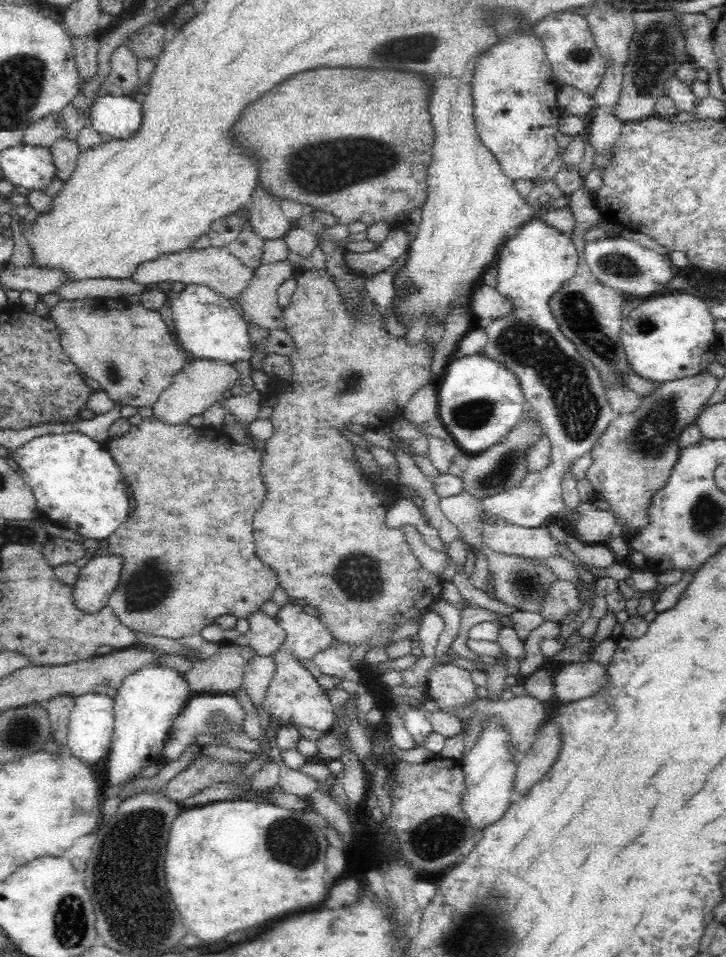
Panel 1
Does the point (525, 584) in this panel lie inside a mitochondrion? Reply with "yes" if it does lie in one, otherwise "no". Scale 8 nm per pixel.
yes

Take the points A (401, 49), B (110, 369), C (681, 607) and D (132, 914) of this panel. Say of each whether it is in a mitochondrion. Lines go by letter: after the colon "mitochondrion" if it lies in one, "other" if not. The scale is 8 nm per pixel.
A: mitochondrion
B: mitochondrion
C: other
D: mitochondrion

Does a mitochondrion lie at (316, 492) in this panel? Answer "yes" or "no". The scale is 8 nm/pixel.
no

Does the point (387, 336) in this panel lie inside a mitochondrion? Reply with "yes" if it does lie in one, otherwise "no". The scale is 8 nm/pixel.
no

